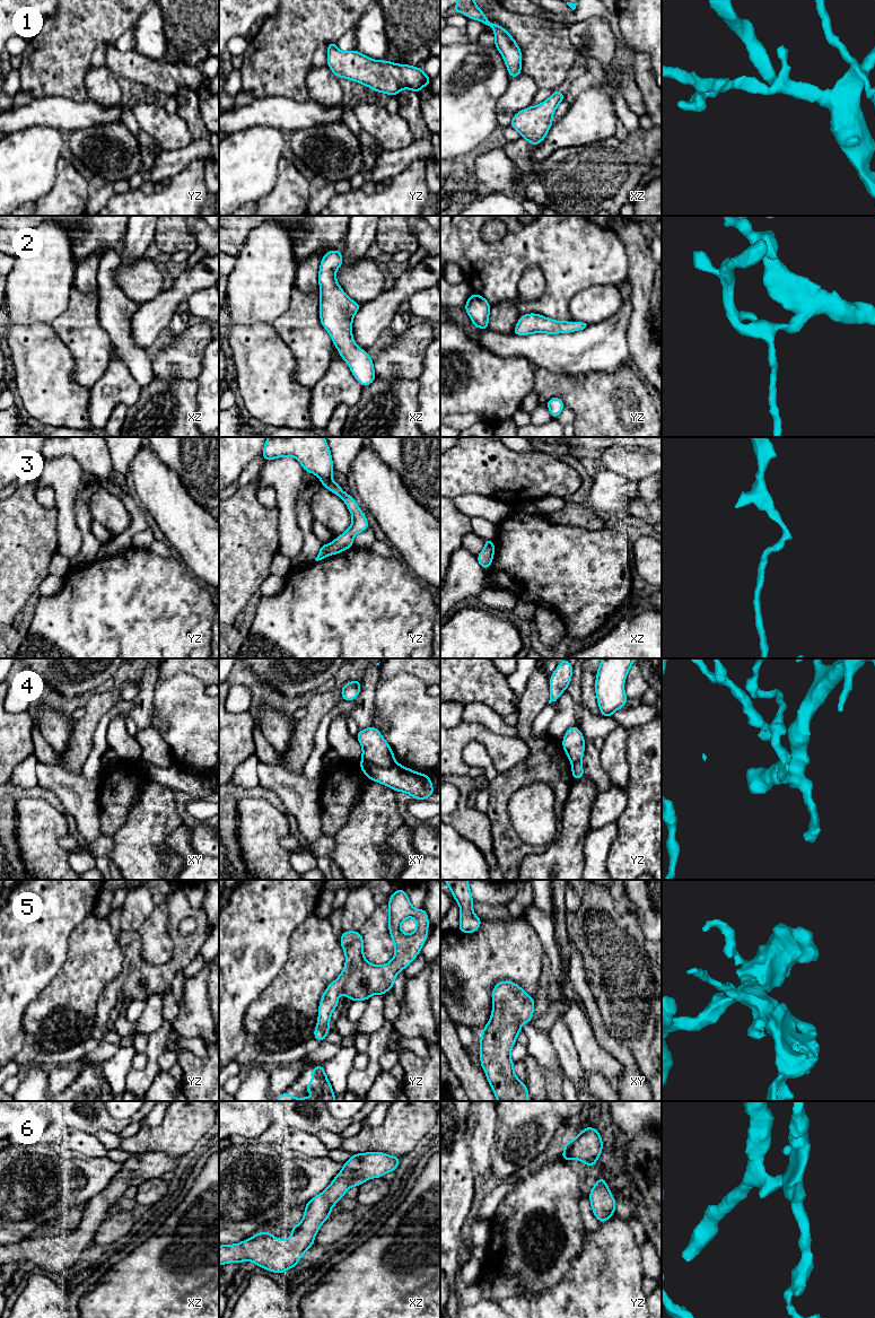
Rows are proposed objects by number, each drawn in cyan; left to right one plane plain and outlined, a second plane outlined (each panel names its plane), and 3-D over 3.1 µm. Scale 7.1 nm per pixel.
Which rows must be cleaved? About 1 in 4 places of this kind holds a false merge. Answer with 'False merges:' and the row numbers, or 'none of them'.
False merges: 4

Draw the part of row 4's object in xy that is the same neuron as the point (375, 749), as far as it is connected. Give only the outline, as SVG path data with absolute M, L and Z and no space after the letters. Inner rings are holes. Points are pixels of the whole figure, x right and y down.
M374 725L358 731L356 737L362 747L365 760L382 768L390 768L396 763L390 744Z

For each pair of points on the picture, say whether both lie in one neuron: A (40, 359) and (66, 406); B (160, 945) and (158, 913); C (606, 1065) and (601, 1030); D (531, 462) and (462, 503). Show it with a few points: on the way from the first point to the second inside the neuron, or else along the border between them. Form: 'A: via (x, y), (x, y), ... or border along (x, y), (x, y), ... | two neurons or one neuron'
A: via (43, 371), (44, 384), (54, 394) | one neuron
B: via (158, 937), (158, 921) | one neuron
C: border along (592, 1026), (597, 1042), (619, 1062) | two neurons
D: border along (497, 498), (478, 494), (461, 494), (454, 499) | two neurons

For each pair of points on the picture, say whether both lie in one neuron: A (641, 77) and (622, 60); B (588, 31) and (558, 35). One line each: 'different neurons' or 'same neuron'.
A: different neurons
B: different neurons

